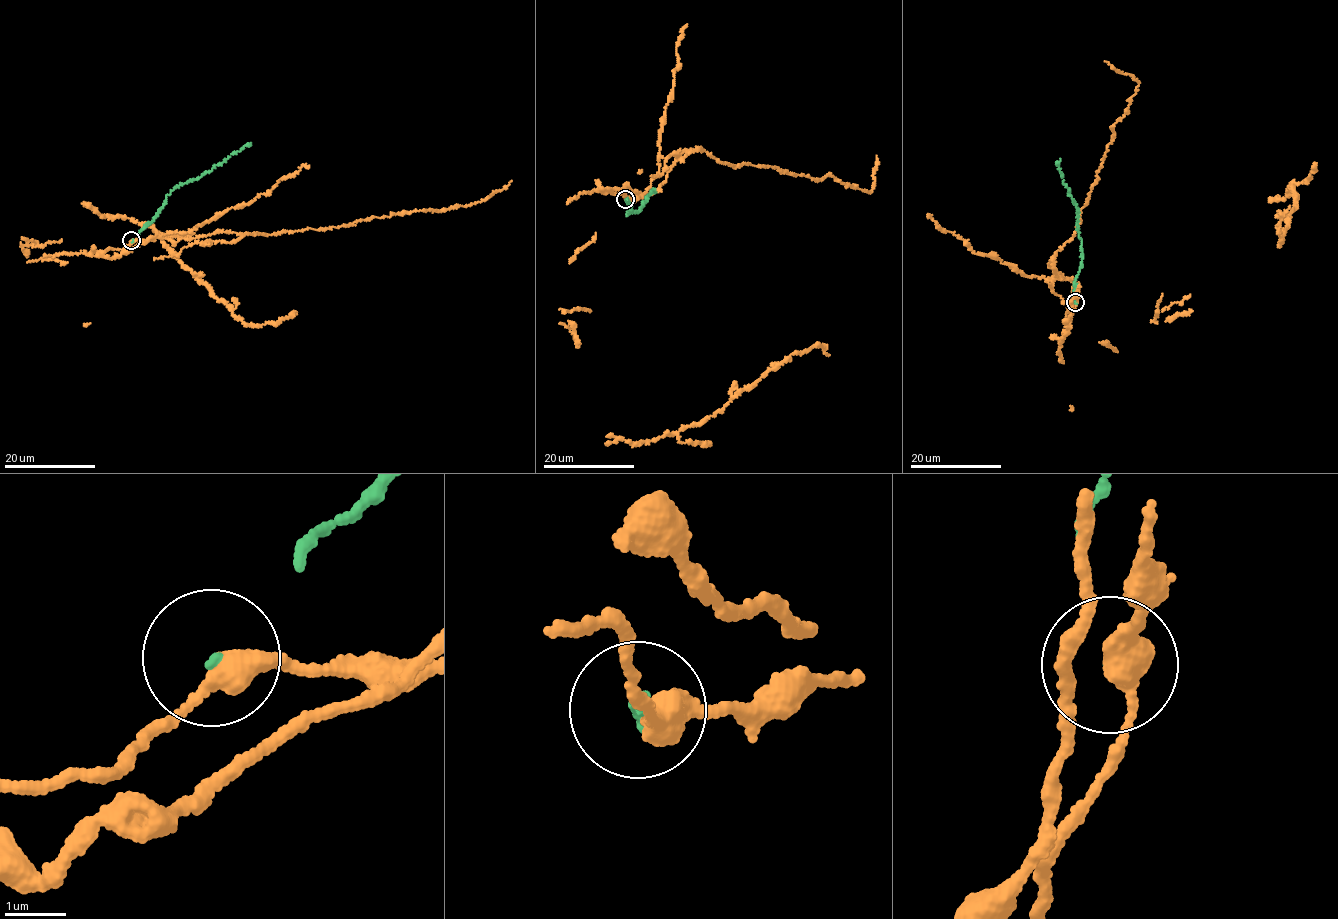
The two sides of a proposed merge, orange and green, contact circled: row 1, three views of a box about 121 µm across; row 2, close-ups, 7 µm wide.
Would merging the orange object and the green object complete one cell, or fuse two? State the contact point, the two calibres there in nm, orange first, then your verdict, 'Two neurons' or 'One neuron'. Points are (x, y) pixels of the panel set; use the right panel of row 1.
Place: (1075, 302). Thickness 400 nm (orange) against 50 nm. Two neurons

